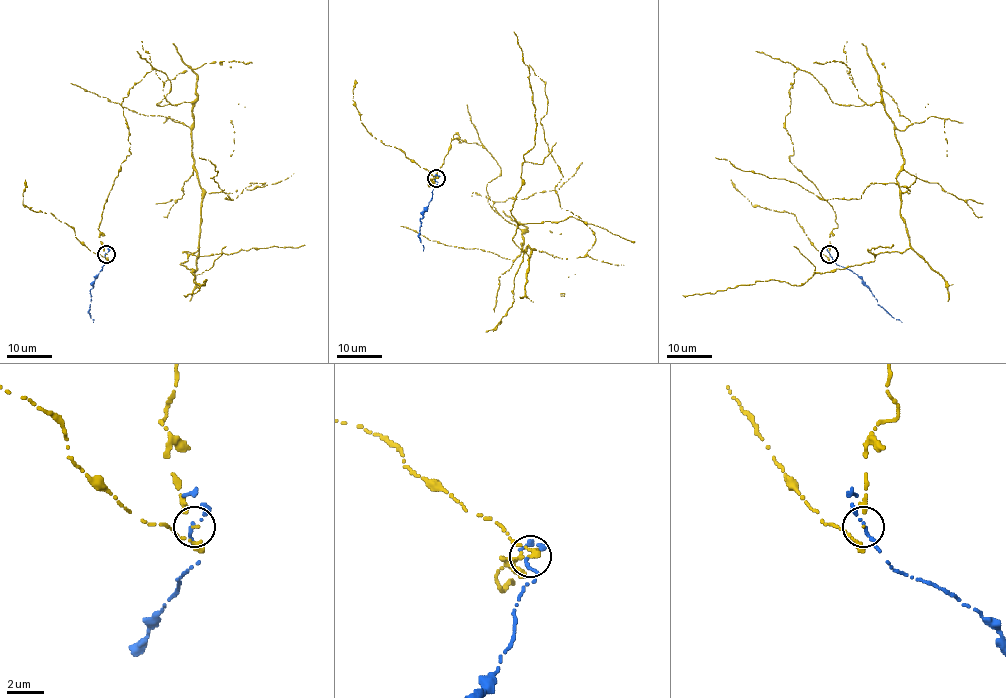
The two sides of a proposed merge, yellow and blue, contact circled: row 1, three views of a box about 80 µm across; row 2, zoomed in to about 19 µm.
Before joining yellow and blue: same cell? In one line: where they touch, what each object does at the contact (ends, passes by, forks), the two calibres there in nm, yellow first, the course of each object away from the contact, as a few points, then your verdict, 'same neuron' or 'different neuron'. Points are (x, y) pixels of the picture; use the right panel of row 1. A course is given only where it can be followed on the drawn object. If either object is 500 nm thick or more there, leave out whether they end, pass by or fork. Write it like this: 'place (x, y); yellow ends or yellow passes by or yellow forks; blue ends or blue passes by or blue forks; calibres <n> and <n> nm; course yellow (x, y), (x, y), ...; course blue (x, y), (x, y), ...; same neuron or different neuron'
place (829, 254); yellow passes by; blue passes by; calibres 80 and 130 nm; course yellow (829, 254), (836, 214), (790, 158), (800, 69), (838, 104), (884, 106), (910, 247), (797, 285), (683, 295); course blue (829, 253), (834, 262), (857, 274), (880, 307), (901, 322); different neuron

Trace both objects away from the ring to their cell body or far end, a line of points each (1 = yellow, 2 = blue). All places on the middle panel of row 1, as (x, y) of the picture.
1: (436, 178), (454, 134), (485, 149), (501, 169), (490, 206), (529, 259), (511, 209), (535, 108), (513, 32)
2: (436, 178), (437, 183), (420, 219), (418, 237), (423, 250)

